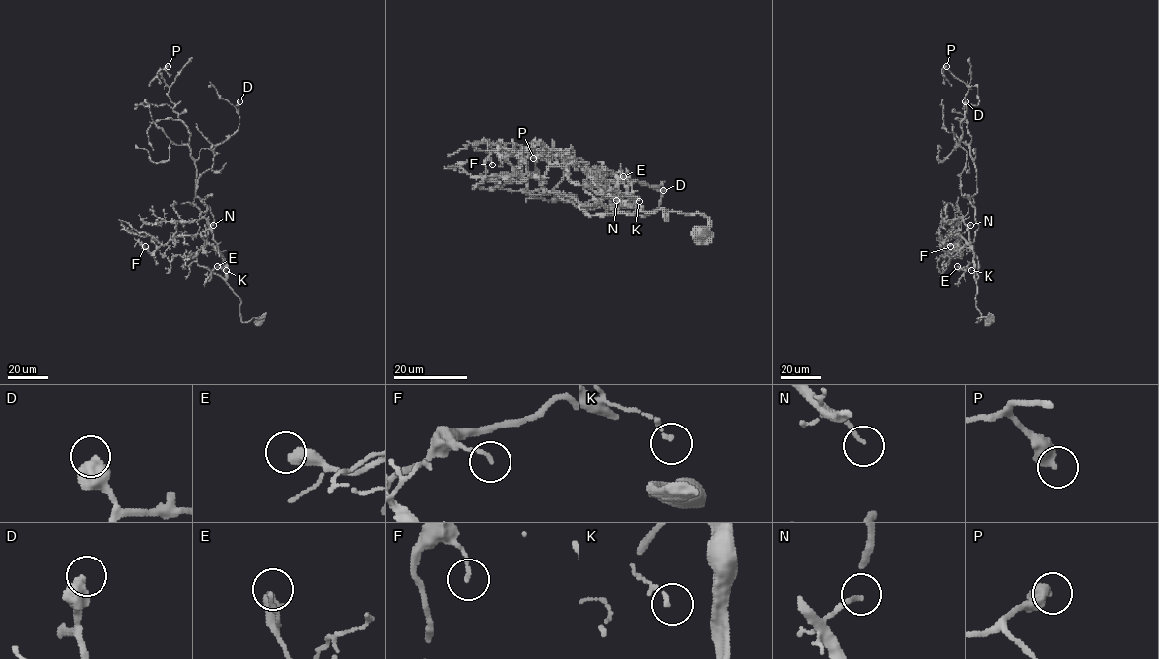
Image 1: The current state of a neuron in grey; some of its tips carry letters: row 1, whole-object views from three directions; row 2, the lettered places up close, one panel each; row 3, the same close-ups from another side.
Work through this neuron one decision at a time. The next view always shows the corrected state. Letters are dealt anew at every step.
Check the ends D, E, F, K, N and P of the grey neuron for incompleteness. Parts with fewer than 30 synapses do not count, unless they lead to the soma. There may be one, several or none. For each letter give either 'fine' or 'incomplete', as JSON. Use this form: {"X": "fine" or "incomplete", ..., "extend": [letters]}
{"D": "fine", "E": "incomplete", "F": "fine", "K": "fine", "N": "fine", "P": "fine", "extend": ["E"]}

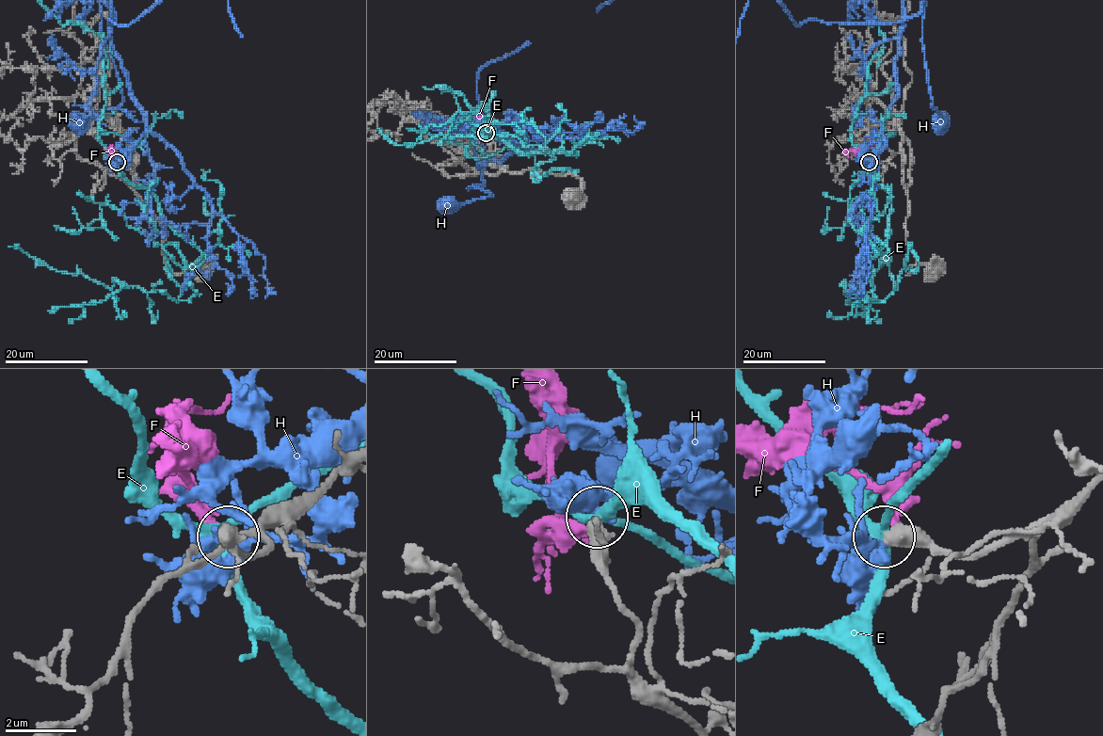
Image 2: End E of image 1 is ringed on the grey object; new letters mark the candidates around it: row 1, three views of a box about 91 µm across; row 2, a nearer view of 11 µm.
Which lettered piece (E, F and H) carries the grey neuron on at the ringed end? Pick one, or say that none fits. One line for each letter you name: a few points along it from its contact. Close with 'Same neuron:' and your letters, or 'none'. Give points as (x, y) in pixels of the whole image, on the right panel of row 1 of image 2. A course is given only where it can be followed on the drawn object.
Same neuron: none

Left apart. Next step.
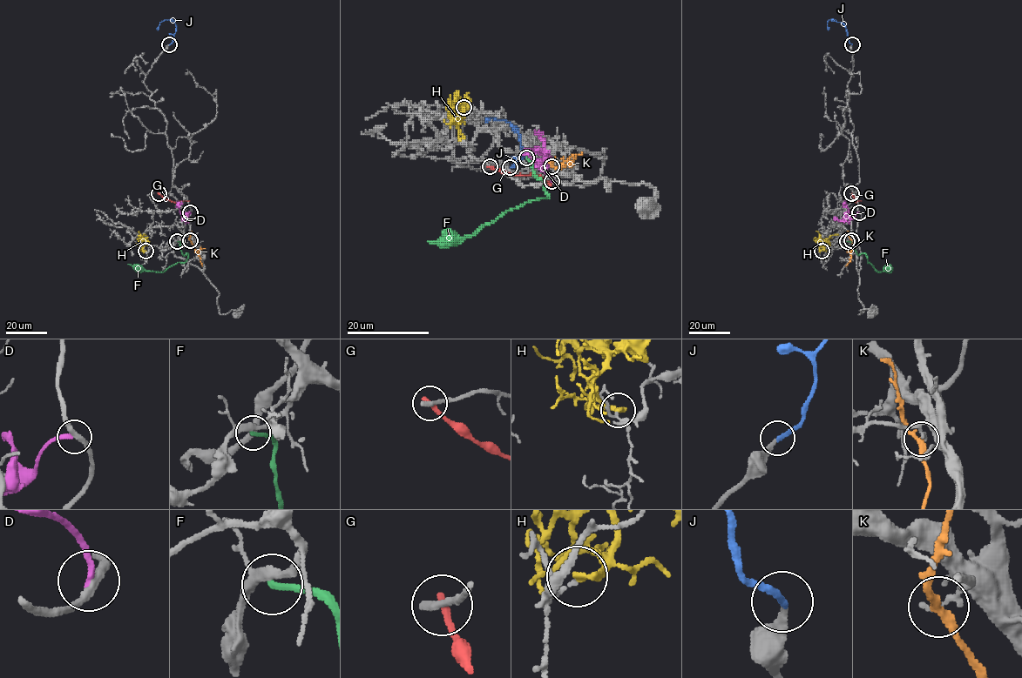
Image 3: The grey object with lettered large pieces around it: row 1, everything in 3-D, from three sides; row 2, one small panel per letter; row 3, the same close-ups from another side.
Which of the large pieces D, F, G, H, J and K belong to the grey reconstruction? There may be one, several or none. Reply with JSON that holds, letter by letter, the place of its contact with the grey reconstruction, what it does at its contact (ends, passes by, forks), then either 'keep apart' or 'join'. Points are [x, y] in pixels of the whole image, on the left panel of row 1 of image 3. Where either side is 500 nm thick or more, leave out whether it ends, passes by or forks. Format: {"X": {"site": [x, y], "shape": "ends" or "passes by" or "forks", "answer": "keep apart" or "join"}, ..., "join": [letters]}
{"D": {"site": [190, 212], "shape": "ends", "answer": "keep apart"}, "F": {"site": [177, 241], "shape": "ends", "answer": "keep apart"}, "G": {"site": [159, 193], "shape": "ends", "answer": "keep apart"}, "H": {"site": [145, 251], "shape": "ends", "answer": "keep apart"}, "J": {"site": [169, 44], "shape": "ends", "answer": "join"}, "K": {"site": [190, 240], "shape": "passes by", "answer": "keep apart"}, "join": ["J"]}

